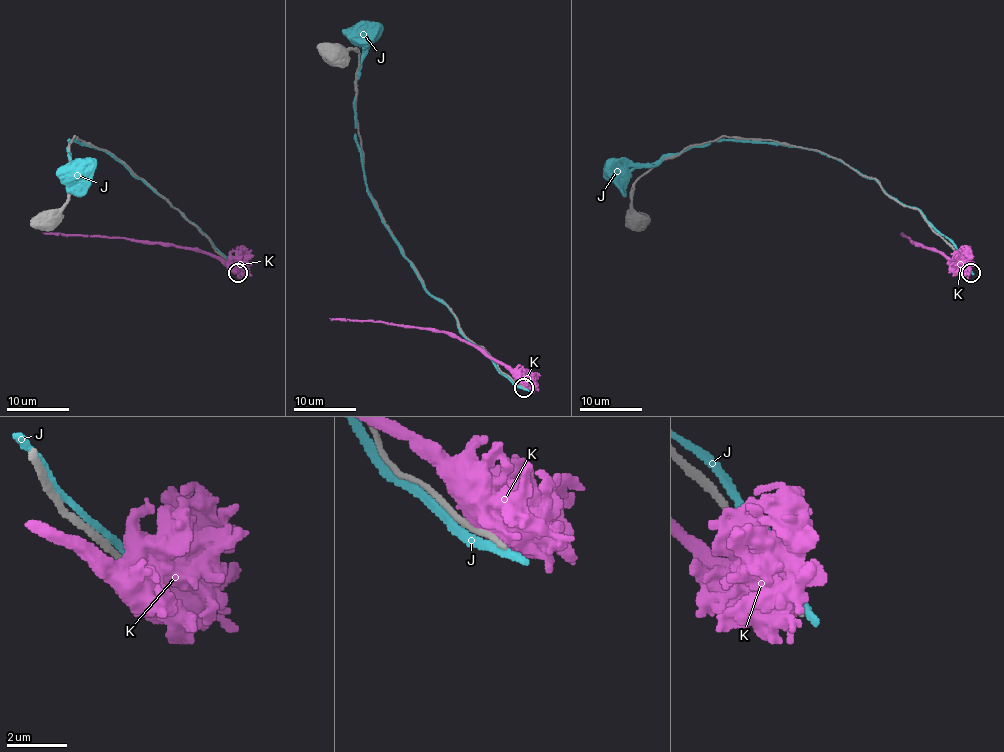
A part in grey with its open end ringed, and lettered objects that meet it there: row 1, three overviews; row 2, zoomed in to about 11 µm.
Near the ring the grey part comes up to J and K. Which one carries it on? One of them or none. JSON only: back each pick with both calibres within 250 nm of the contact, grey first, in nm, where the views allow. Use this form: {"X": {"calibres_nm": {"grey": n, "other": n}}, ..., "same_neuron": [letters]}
{"same_neuron": []}

